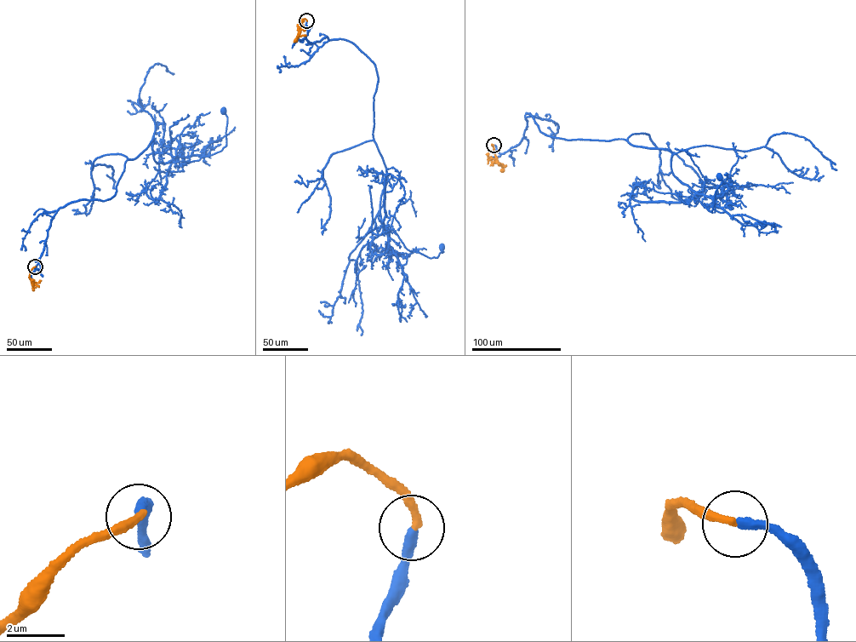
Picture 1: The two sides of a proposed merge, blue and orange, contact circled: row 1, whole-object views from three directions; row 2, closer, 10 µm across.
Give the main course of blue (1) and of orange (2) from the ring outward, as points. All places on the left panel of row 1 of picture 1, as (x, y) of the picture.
1: (35, 266), (57, 211), (114, 195), (127, 159), (152, 139), (158, 163), (221, 151), (223, 110)
2: (35, 266), (30, 273), (34, 283), (32, 290)

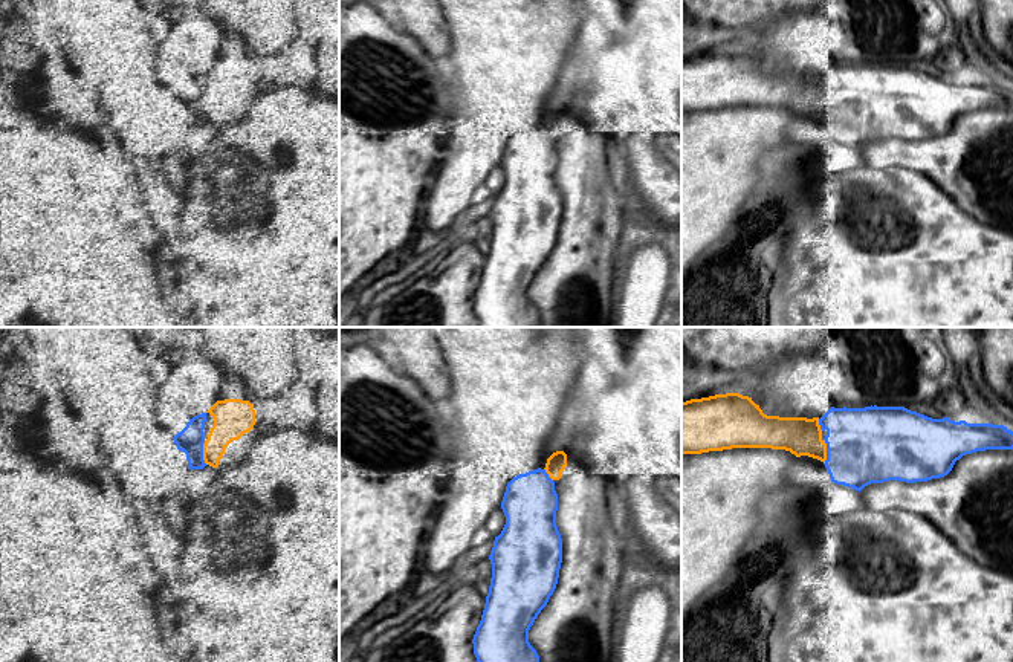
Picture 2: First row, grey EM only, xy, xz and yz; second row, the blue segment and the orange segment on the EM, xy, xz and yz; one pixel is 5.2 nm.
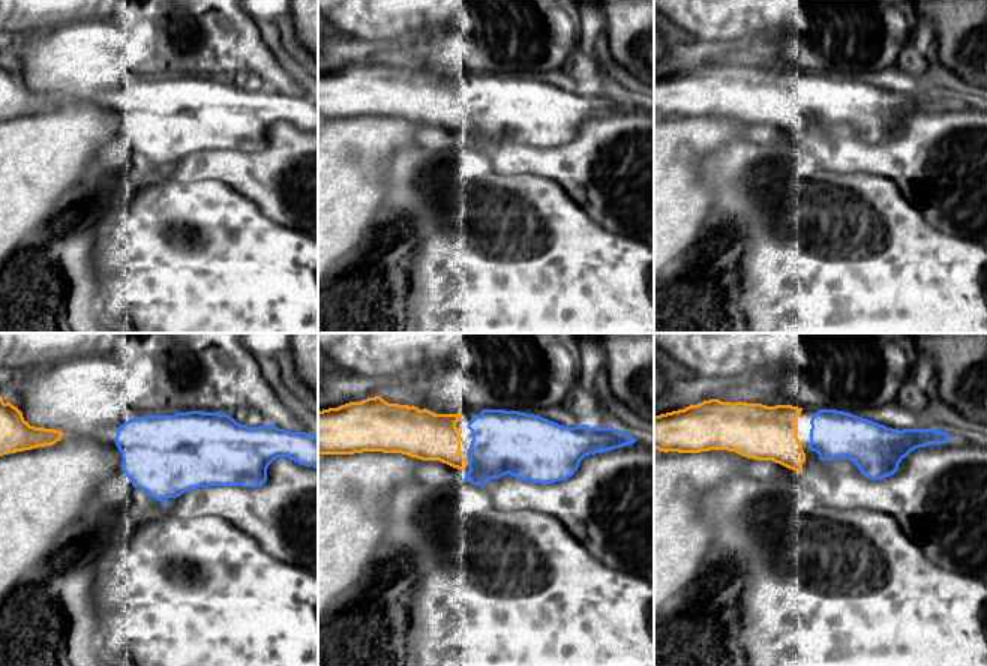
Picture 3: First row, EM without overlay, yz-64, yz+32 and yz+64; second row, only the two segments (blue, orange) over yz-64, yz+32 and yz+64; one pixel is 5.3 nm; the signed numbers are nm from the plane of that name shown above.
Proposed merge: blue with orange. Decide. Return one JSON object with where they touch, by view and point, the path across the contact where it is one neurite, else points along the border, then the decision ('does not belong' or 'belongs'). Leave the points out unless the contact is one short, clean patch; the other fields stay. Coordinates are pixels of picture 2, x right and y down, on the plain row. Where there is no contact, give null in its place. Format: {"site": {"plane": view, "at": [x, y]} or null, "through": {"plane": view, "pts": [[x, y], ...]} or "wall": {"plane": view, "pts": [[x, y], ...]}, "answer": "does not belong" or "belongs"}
{"site": {"plane": "xy", "at": [202, 110]}, "answer": "does not belong"}

